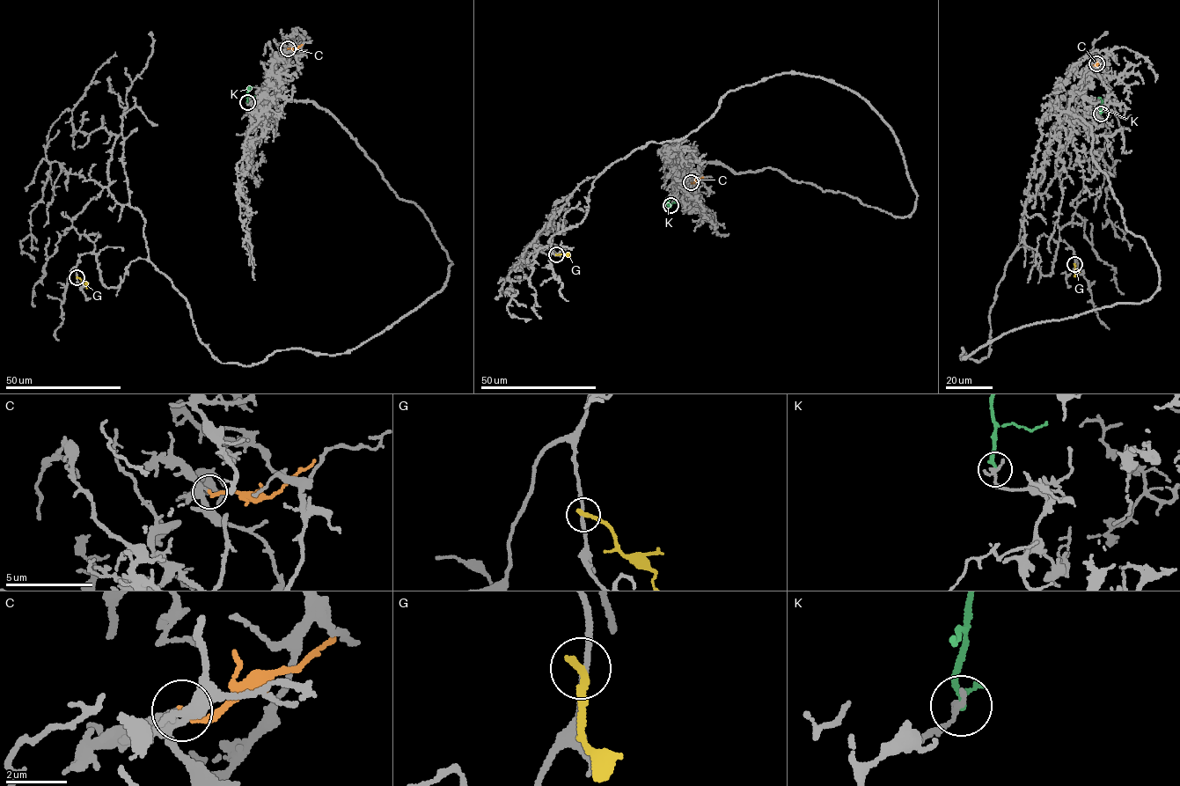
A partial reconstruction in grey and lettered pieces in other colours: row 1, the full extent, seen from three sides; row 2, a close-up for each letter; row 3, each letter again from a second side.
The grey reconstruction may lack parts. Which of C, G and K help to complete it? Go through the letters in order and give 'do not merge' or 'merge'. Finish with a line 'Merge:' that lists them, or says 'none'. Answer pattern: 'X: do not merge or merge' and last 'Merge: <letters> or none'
C: do not merge
G: do not merge
K: do not merge
Merge: none

